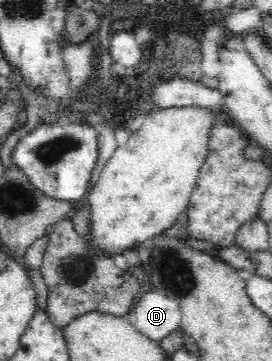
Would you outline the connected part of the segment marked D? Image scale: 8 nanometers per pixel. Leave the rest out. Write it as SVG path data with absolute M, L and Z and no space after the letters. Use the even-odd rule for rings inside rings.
M150 289L141 297L137 297L133 310L136 316L134 326L149 340L160 343L170 333L181 330L182 313L180 312L179 302L173 298L168 298L164 294L160 294L154 289Z

